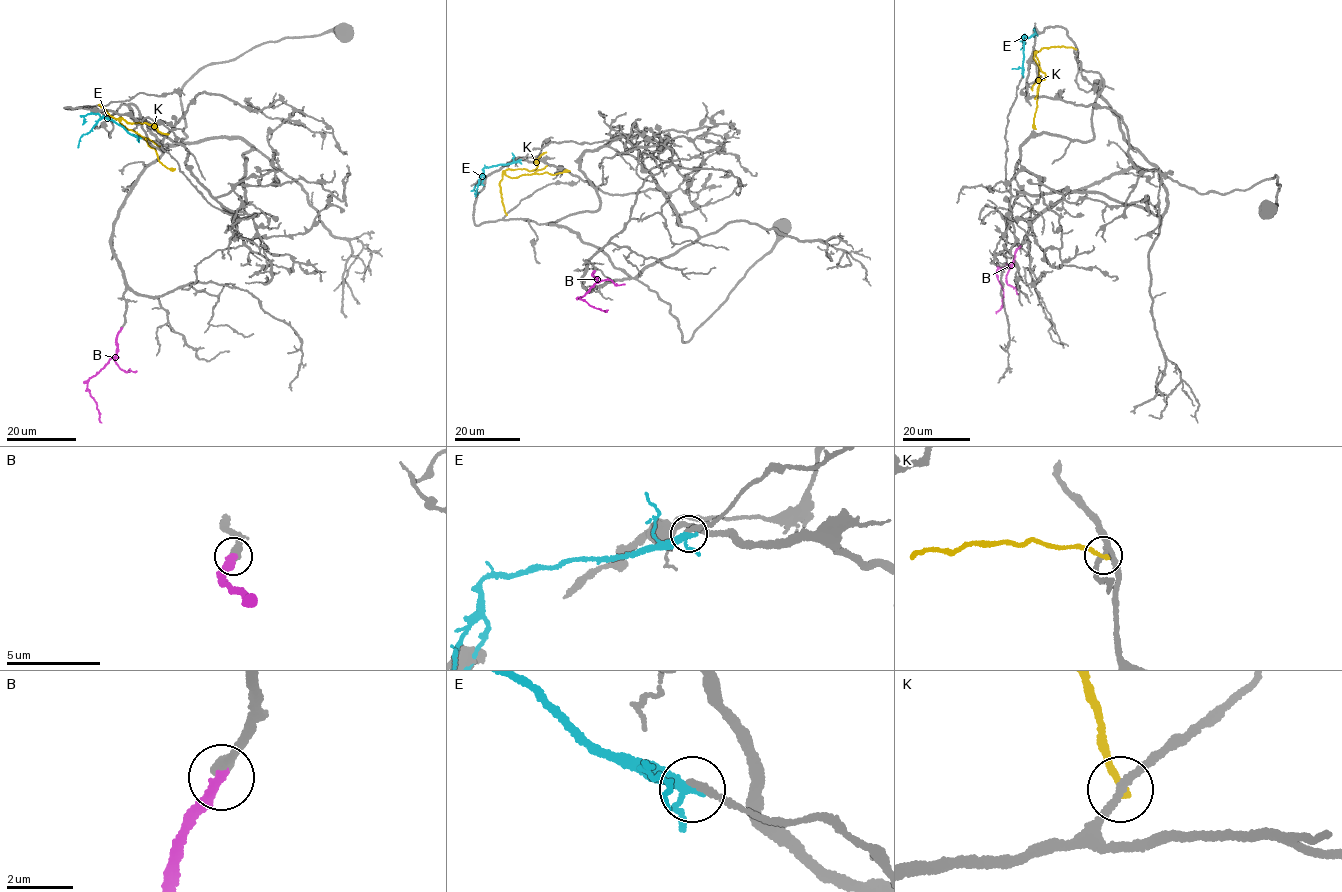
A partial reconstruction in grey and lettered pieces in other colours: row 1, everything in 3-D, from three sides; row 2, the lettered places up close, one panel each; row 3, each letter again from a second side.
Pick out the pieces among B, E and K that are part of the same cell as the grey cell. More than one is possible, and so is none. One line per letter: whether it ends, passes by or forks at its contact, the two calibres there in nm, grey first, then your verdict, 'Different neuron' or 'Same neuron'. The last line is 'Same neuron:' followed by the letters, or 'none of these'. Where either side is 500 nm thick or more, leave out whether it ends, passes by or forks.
B: It ends there. Thickness 400 nm (grey) against 340 nm. Same neuron
E: It passes by. Thickness 200 nm (grey) against 260 nm. Different neuron
K: It ends there. Thickness 200 nm (grey) against 240 nm. Different neuron
Same neuron: B

